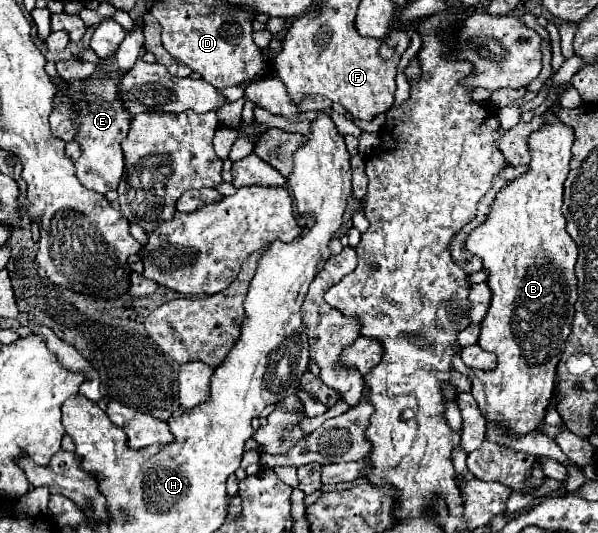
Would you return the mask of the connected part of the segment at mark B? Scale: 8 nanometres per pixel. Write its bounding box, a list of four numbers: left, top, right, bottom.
[464,103,578,435]

